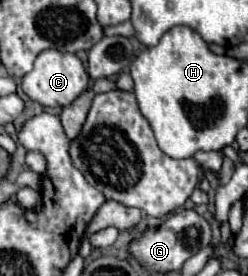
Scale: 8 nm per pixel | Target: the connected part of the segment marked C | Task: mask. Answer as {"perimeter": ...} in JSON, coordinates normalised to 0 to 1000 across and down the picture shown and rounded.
{"perimeter":[[[190,178],[149,199],[133,257],[85,286],[85,322],[117,359],[165,373],[173,388],[270,388],[351,322],[351,301],[359,301],[359,272],[335,250],[335,228],[310,199]]]}

